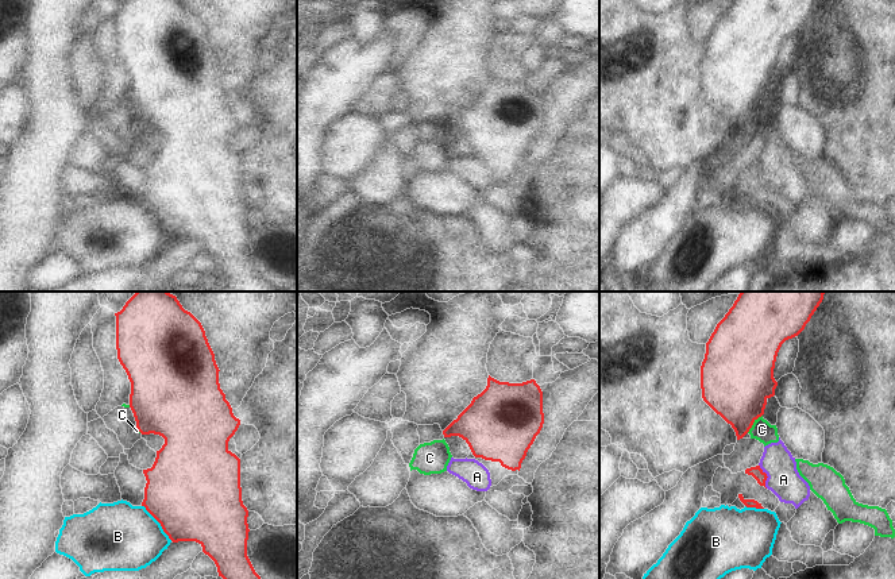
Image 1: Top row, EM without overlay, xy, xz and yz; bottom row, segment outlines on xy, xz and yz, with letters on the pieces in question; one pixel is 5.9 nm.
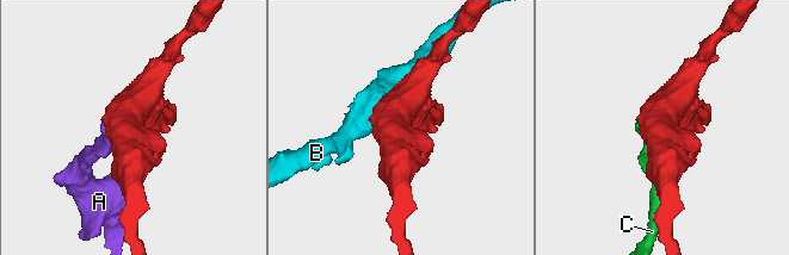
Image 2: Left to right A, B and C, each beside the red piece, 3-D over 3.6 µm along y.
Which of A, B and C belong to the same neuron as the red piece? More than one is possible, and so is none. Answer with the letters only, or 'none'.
none

